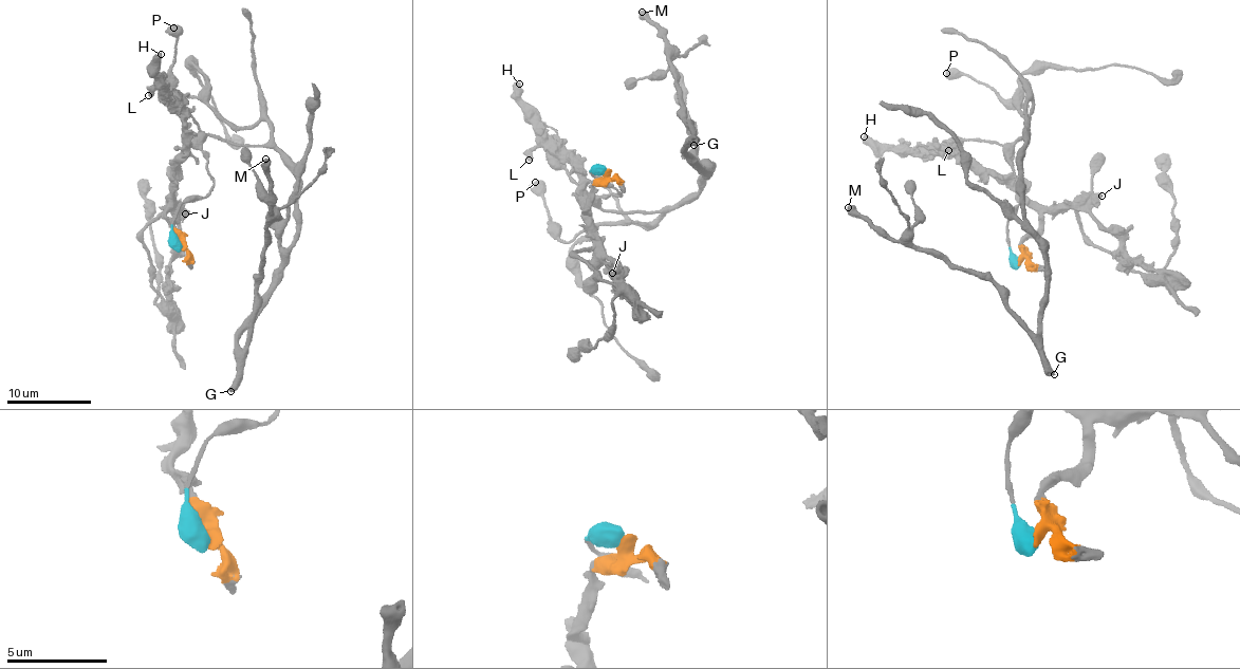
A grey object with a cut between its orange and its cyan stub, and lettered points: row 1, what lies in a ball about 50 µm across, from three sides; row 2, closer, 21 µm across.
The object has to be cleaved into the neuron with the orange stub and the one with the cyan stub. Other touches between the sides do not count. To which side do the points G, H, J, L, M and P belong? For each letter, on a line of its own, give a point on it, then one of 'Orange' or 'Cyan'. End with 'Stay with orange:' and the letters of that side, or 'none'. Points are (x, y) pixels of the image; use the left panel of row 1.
G: Place: (230, 391). Cyan
H: Place: (161, 54). Orange
J: Place: (185, 214). Orange
L: Place: (148, 95). Orange
M: Place: (265, 159). Cyan
P: Place: (173, 28). Cyan
Stay with orange: H, J, L

